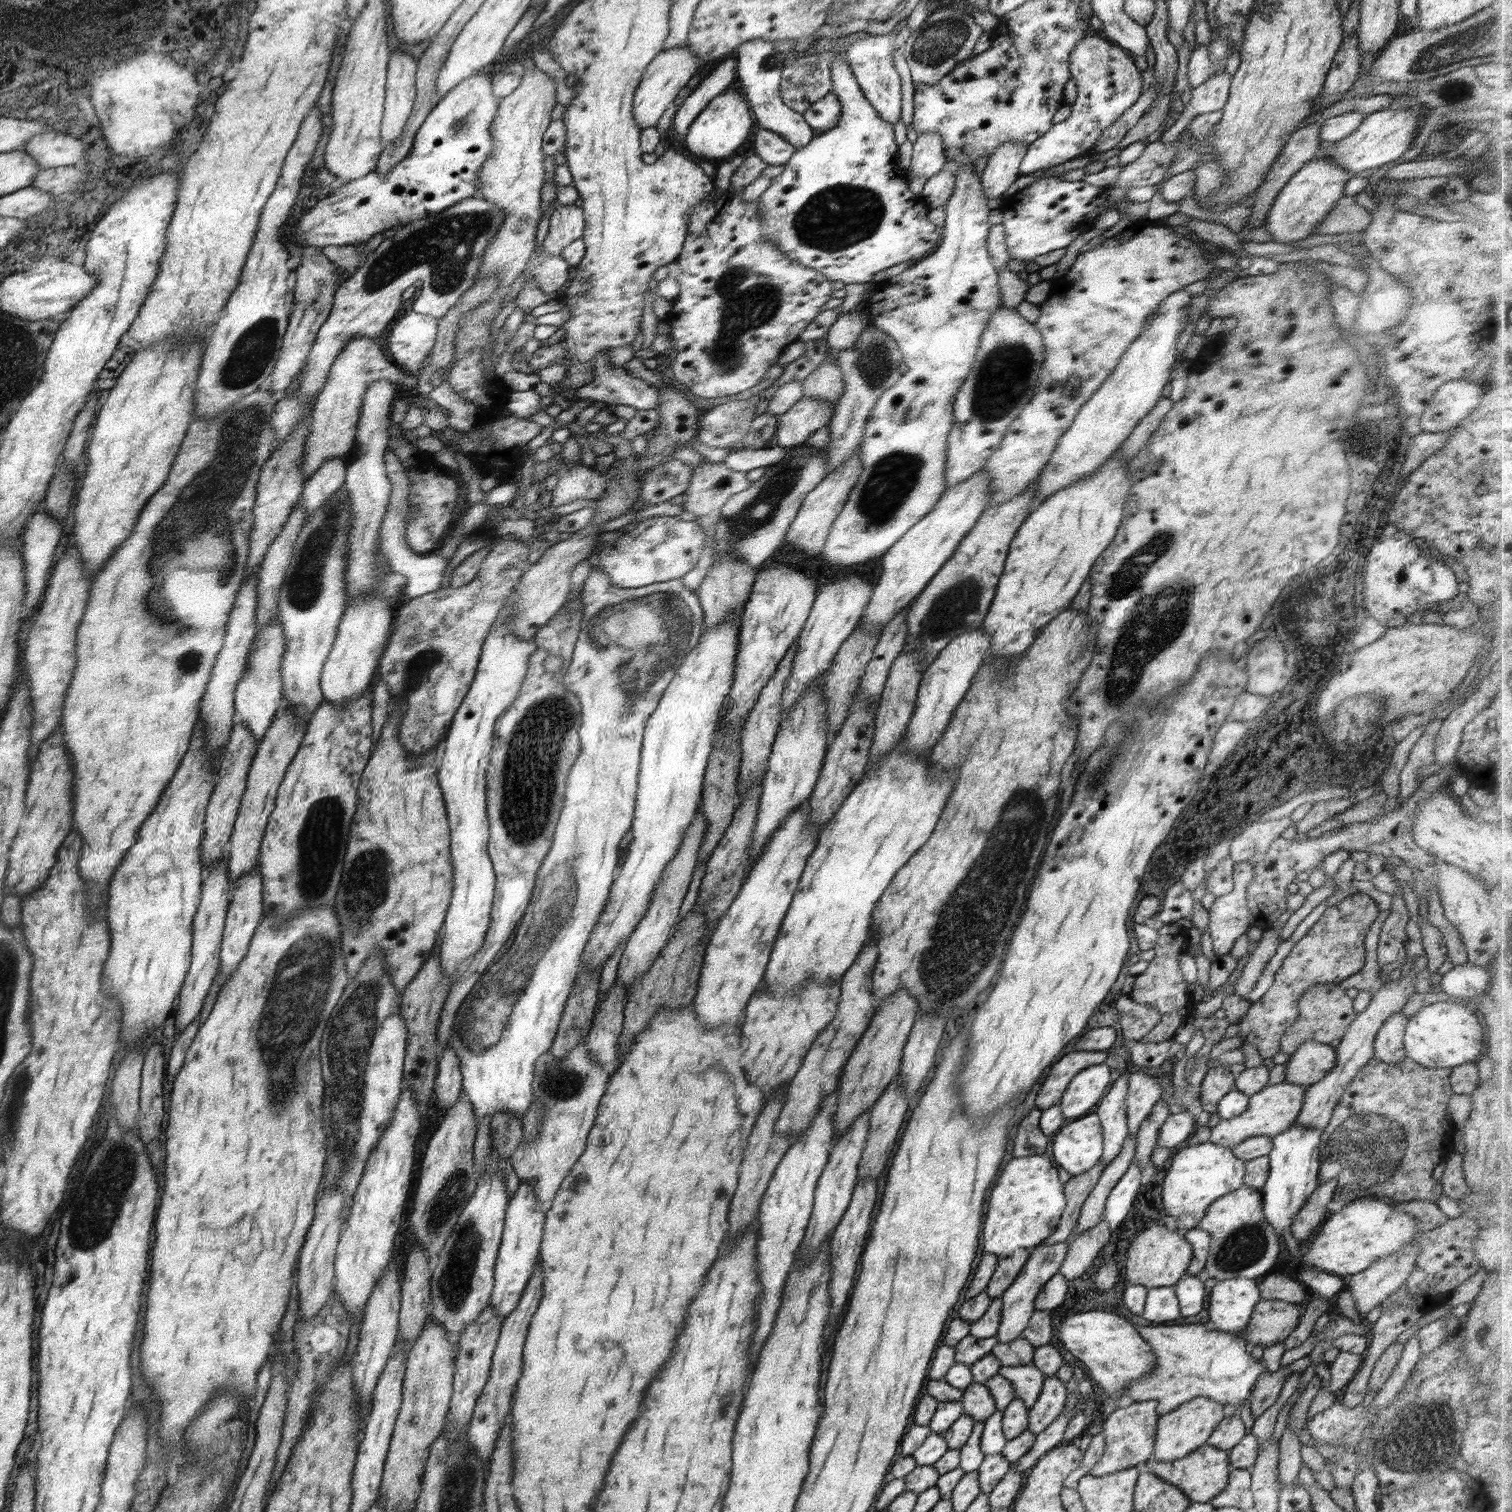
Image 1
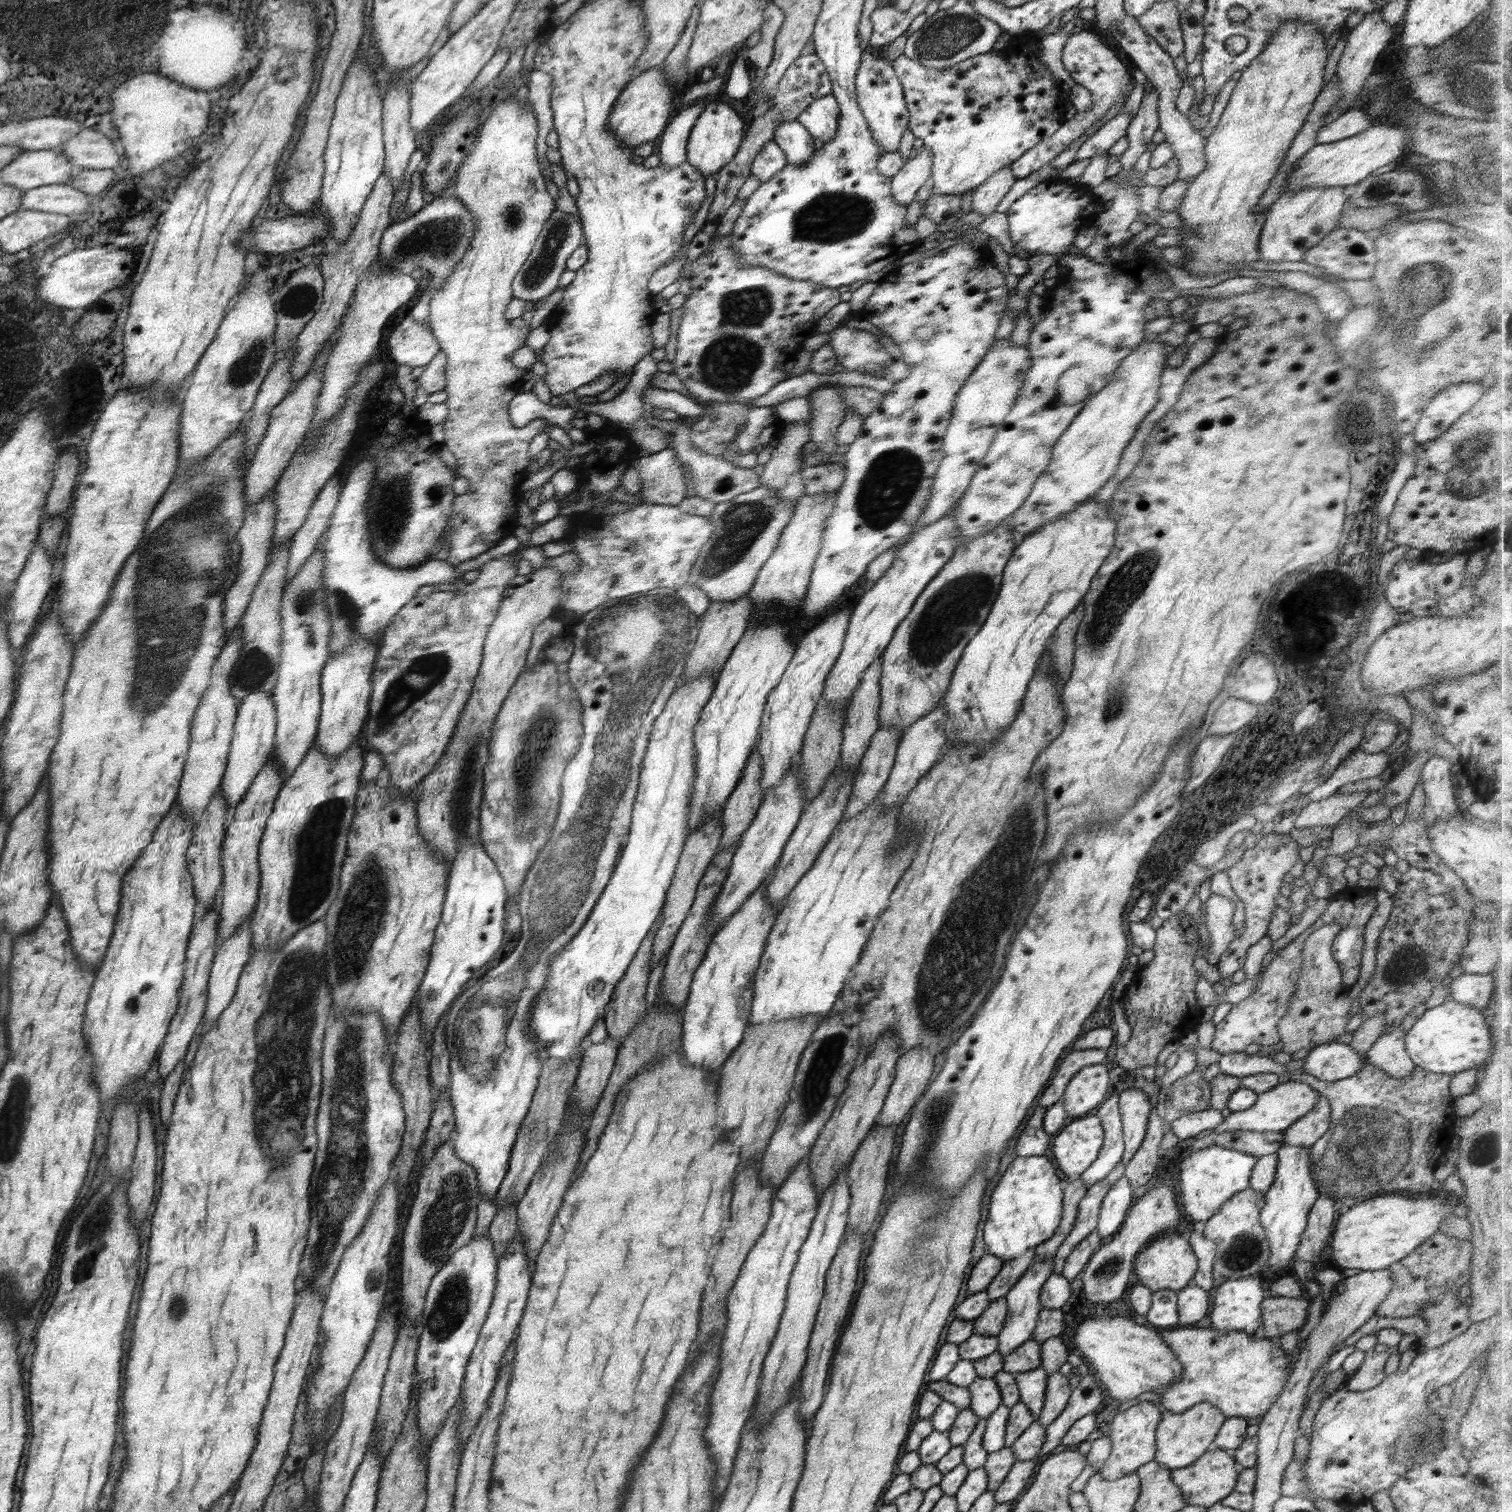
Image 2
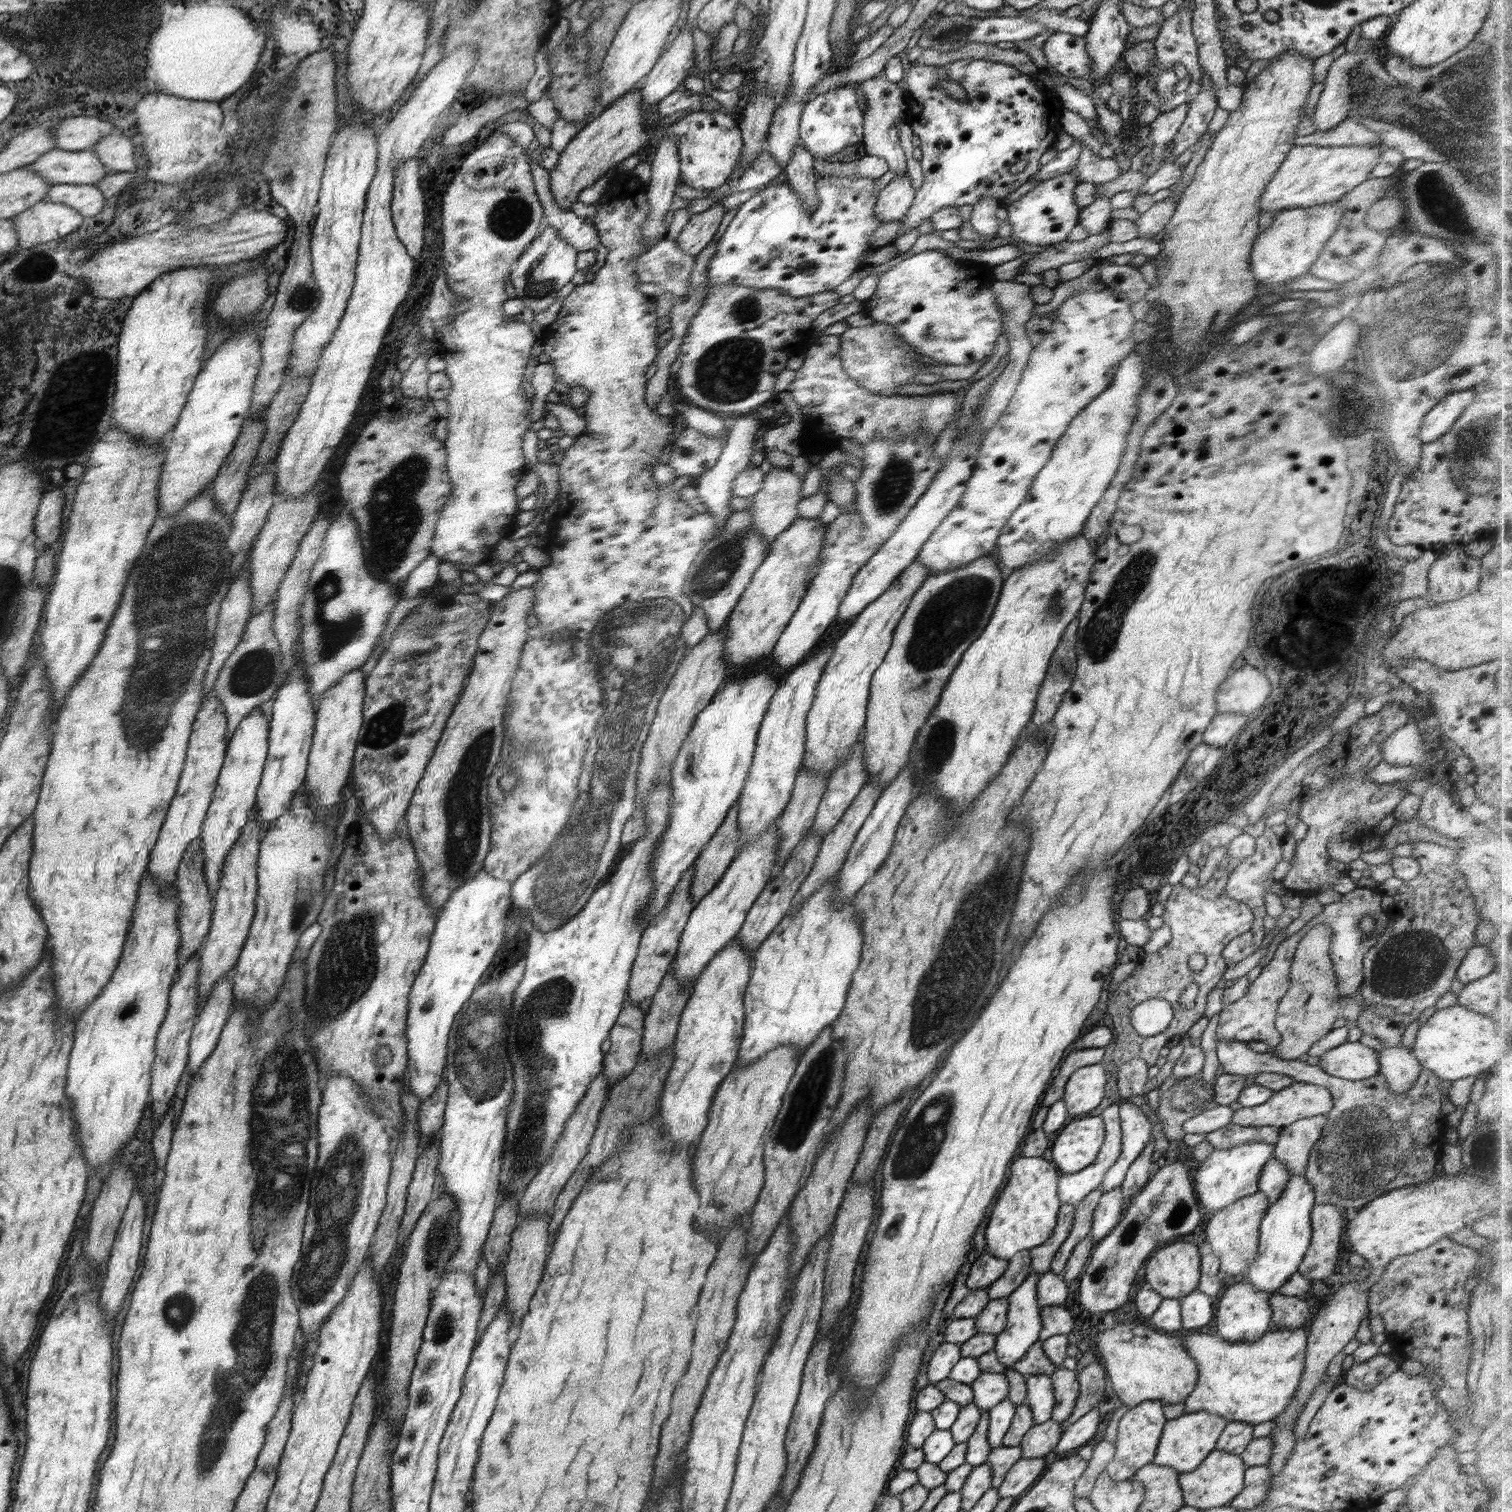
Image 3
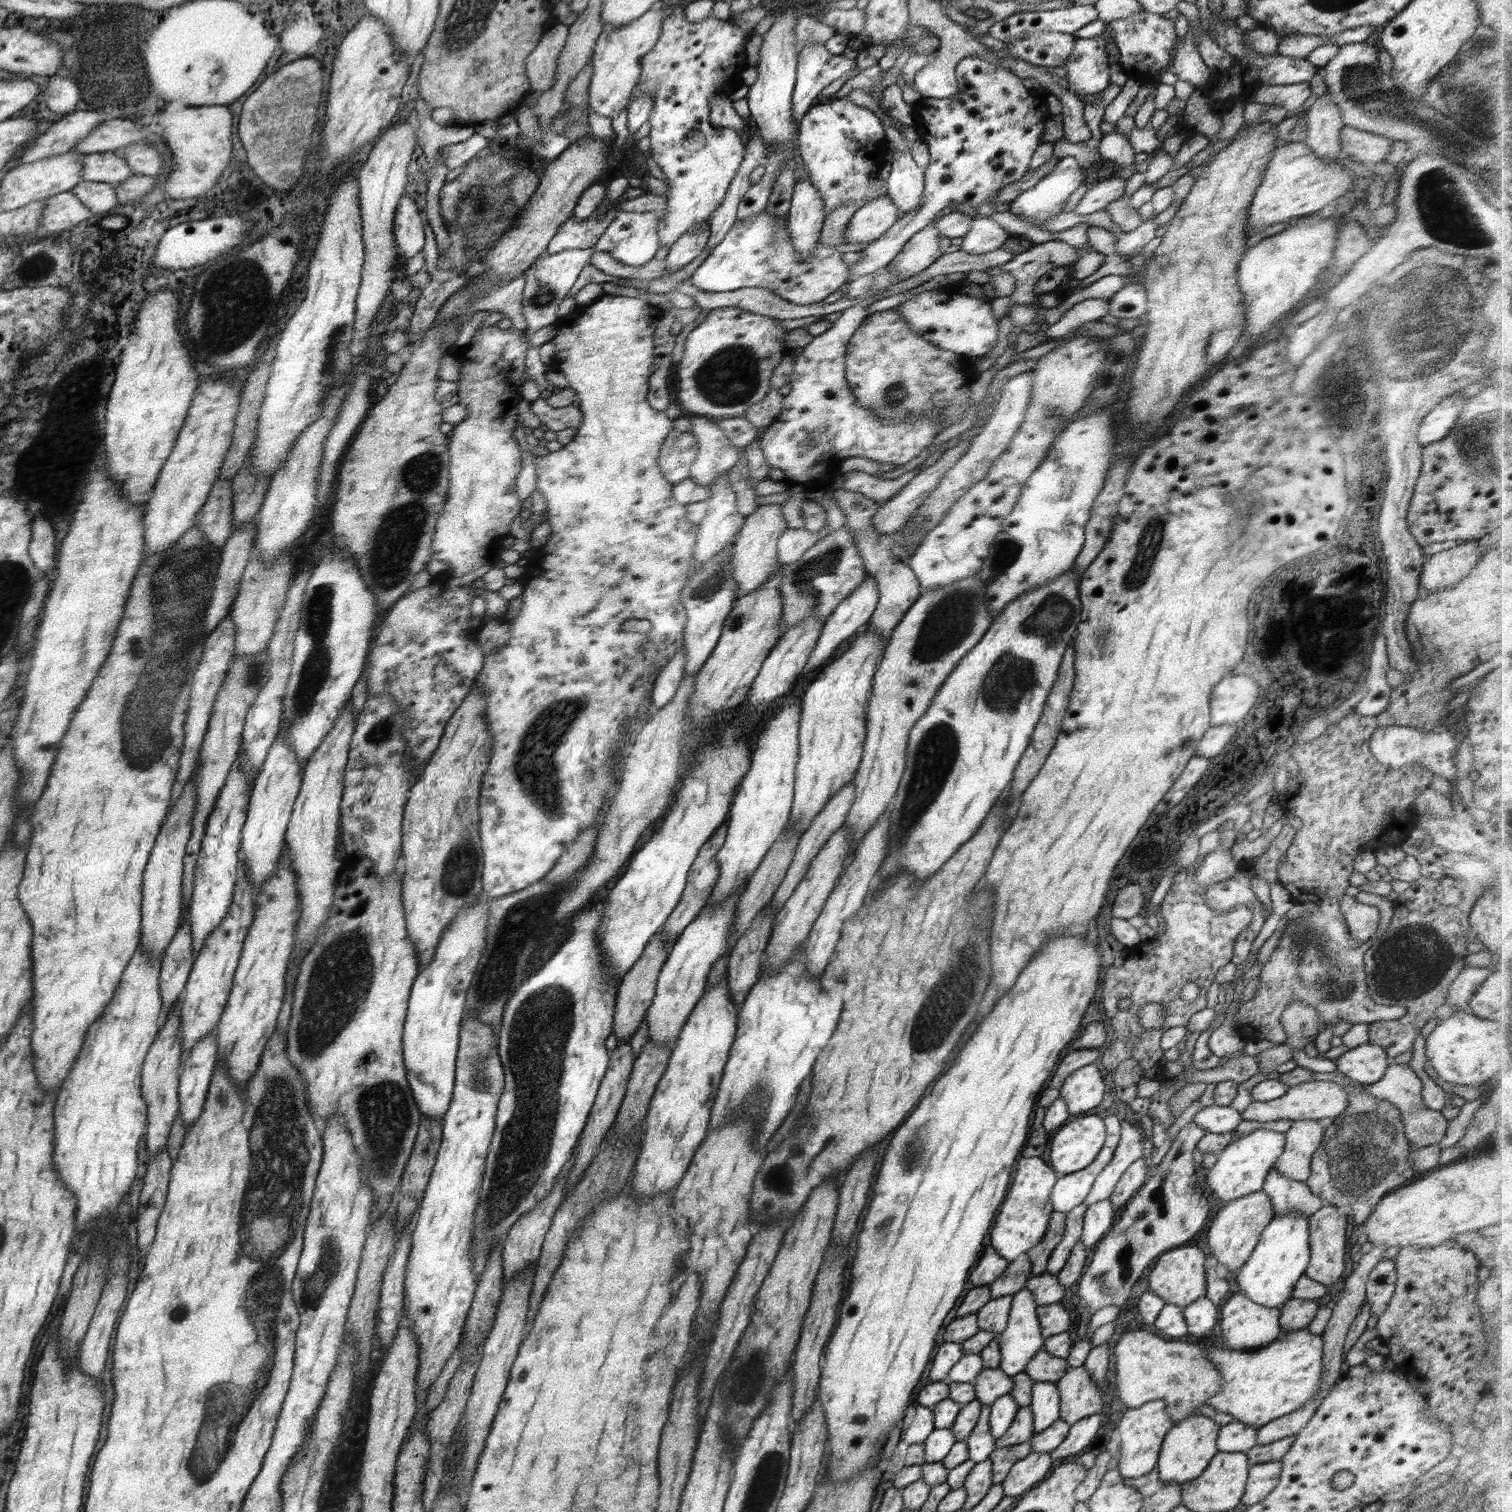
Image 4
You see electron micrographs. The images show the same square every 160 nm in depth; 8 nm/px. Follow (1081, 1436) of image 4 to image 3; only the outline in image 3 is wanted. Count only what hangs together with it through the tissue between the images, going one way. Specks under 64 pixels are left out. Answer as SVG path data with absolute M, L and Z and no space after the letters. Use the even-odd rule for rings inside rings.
M1093 1408L1090 1412L1083 1414L1077 1422L1064 1429L1055 1451L1062 1454L1063 1452L1068 1452L1068 1450L1080 1448L1080 1446L1084 1447L1089 1440L1094 1438L1094 1434L1098 1432L1099 1424L1100 1415L1098 1408Z

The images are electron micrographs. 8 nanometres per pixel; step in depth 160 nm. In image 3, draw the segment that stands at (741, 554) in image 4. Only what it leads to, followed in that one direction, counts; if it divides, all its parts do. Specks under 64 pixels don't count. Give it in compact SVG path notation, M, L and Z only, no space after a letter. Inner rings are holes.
M772 467L765 476L762 488L747 499L753 514L753 525L761 532L769 546L781 532L784 532L798 518L797 504L801 500L800 489L803 480L800 479L800 475L792 472L790 467Z

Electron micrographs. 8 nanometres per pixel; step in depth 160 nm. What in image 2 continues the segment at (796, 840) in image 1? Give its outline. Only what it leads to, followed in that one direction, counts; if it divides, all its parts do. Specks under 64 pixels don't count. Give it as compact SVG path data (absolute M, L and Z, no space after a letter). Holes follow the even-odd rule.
M770 877L764 879L762 884L759 884L758 888L754 889L754 892L751 892L751 895L740 905L740 908L715 932L707 946L703 961L694 971L689 995L683 1006L683 1034L686 1034L686 1040L682 1040L682 1050L686 1052L686 1060L690 1064L706 1064L710 1070L714 1070L714 1074L718 1074L720 1066L726 1062L730 1052L742 1042L744 1028L749 1024L754 977L760 966L767 936L782 907L773 909L771 902L765 897L769 881Z

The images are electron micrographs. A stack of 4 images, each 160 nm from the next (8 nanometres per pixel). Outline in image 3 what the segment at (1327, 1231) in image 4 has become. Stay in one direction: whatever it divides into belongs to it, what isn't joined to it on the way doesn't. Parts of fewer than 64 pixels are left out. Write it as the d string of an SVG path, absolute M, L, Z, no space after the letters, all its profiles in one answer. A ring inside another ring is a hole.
M1315 1204L1310 1219L1313 1231L1311 1243L1297 1271L1311 1280L1330 1279L1335 1276L1342 1232L1346 1228L1342 1208L1333 1204Z

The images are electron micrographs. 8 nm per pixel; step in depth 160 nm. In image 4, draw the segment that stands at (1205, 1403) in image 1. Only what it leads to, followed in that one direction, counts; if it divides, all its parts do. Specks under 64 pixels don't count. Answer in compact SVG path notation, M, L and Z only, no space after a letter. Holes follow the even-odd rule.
M1190 1415L1182 1422L1174 1423L1170 1432L1166 1433L1159 1450L1156 1467L1160 1478L1167 1483L1178 1483L1180 1486L1186 1481L1198 1478L1219 1451L1217 1447L1219 1431L1218 1422L1204 1415Z

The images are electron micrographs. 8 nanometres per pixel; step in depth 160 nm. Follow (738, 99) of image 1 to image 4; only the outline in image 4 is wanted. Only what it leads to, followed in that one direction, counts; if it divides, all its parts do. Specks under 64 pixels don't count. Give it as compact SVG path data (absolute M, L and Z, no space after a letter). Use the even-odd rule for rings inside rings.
M676 5L674 13L666 16L660 30L659 41L653 50L644 56L642 75L638 86L634 88L638 89L634 99L646 95L653 102L649 116L651 145L648 151L668 180L666 209L660 212L658 223L660 247L667 247L668 250L688 229L710 222L712 212L726 198L728 186L743 161L745 146L742 145L741 134L733 128L717 127L710 122L709 98L719 94L716 84L739 83L738 76L748 66L745 60L745 44L754 35L754 32L743 32L731 20L722 21L714 16L698 23L688 22L683 10L682 5Z

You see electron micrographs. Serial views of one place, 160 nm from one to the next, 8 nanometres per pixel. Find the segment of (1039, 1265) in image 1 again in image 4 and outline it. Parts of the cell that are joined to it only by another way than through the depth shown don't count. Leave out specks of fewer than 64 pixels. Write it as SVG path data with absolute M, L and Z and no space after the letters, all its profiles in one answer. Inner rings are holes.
M1024 1288L1012 1295L1011 1309L1007 1318L1007 1327L995 1337L998 1341L1001 1361L999 1367L1008 1375L1014 1376L1025 1369L1035 1354L1043 1348L1045 1338L1041 1333L1041 1326L1037 1315L1037 1304L1032 1292Z

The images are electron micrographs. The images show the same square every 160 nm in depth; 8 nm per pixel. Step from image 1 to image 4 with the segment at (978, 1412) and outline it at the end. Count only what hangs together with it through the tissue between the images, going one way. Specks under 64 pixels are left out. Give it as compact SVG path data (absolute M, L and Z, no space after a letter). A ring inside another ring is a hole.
M1000 1367L984 1369L975 1378L973 1387L975 1399L983 1405L992 1404L1000 1396L1008 1394L1013 1387L1013 1380Z

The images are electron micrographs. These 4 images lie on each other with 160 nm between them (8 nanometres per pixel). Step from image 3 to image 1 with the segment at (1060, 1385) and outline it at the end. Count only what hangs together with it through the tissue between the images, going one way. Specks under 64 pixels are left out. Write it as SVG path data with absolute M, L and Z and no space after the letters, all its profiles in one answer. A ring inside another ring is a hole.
M1056 1375L1046 1376L1038 1400L1029 1408L1027 1430L1037 1435L1050 1427L1064 1411L1068 1393L1064 1381Z

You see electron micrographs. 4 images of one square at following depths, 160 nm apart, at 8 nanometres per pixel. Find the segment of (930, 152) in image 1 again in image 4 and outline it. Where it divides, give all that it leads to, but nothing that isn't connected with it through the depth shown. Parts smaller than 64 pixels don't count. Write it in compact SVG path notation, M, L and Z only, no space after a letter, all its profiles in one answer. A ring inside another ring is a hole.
M890 196L876 198L864 208L856 210L846 229L848 245L860 246L860 242L878 240L898 221L898 206L892 204Z

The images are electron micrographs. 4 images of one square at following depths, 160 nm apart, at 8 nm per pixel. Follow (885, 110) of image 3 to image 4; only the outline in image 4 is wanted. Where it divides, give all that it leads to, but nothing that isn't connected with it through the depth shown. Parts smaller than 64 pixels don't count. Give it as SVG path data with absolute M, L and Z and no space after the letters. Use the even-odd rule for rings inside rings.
M896 151L884 172L886 193L898 206L898 220L914 212L924 194L925 171L917 166L909 152Z

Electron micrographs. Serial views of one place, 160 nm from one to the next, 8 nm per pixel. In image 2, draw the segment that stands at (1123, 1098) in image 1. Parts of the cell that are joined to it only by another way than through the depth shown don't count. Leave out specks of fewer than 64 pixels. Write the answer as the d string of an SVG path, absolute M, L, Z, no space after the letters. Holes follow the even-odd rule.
M1114 1092L1111 1097L1099 1105L1096 1114L1100 1117L1104 1129L1104 1141L1101 1152L1094 1163L1079 1176L1086 1188L1104 1180L1120 1164L1125 1150L1119 1093Z

